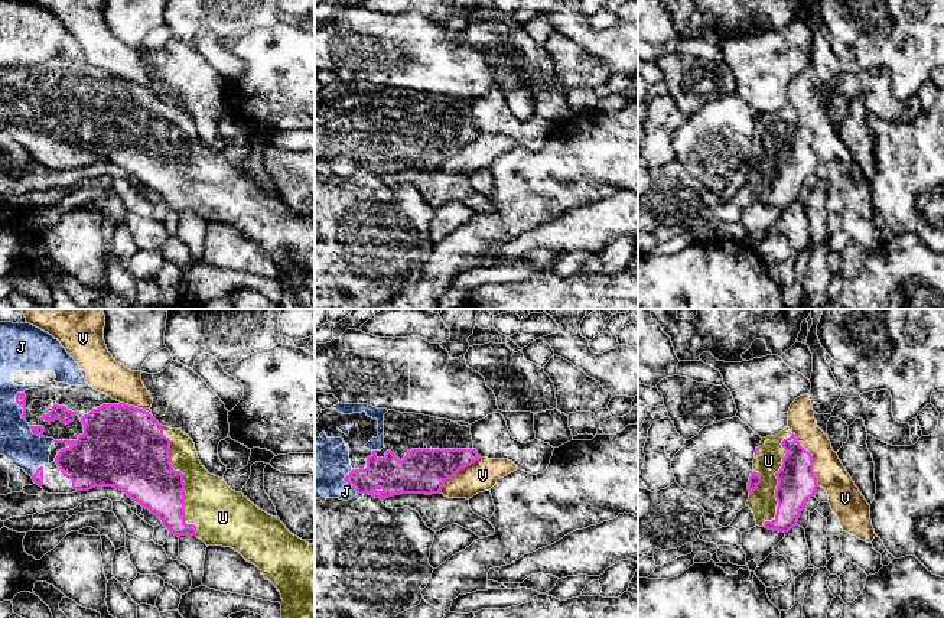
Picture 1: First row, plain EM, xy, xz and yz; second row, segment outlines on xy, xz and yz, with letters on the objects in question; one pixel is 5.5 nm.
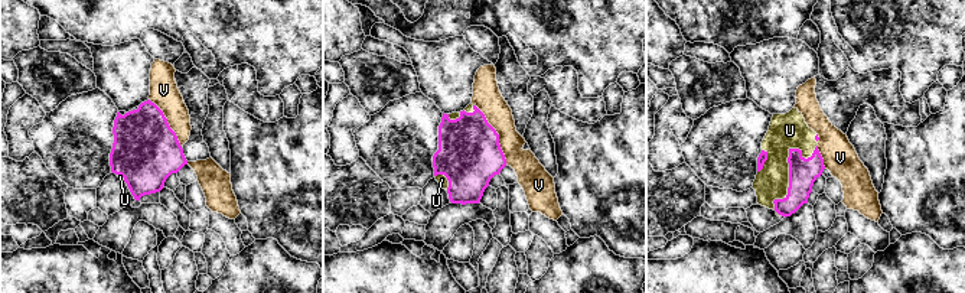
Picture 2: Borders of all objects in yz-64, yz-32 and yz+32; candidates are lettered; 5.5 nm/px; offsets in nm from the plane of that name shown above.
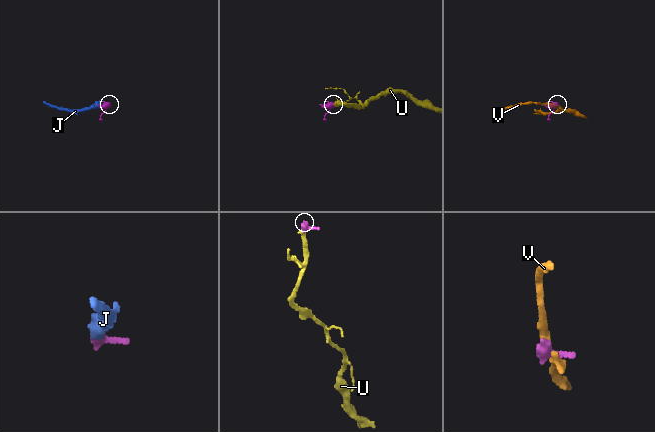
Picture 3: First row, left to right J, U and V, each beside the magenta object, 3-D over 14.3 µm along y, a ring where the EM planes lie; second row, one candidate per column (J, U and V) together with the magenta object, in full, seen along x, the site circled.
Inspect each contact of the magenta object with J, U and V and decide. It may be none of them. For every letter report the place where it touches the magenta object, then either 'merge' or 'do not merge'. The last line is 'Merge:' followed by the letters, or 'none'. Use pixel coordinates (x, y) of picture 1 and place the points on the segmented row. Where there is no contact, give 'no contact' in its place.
J: meets magenta in xy at (20, 405); merge
U: meets magenta in xy at (184, 482); merge
V: meets magenta in yz at (811, 459); do not merge
Merge: J, U

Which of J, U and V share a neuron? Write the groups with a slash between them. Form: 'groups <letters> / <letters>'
groups J U / V

